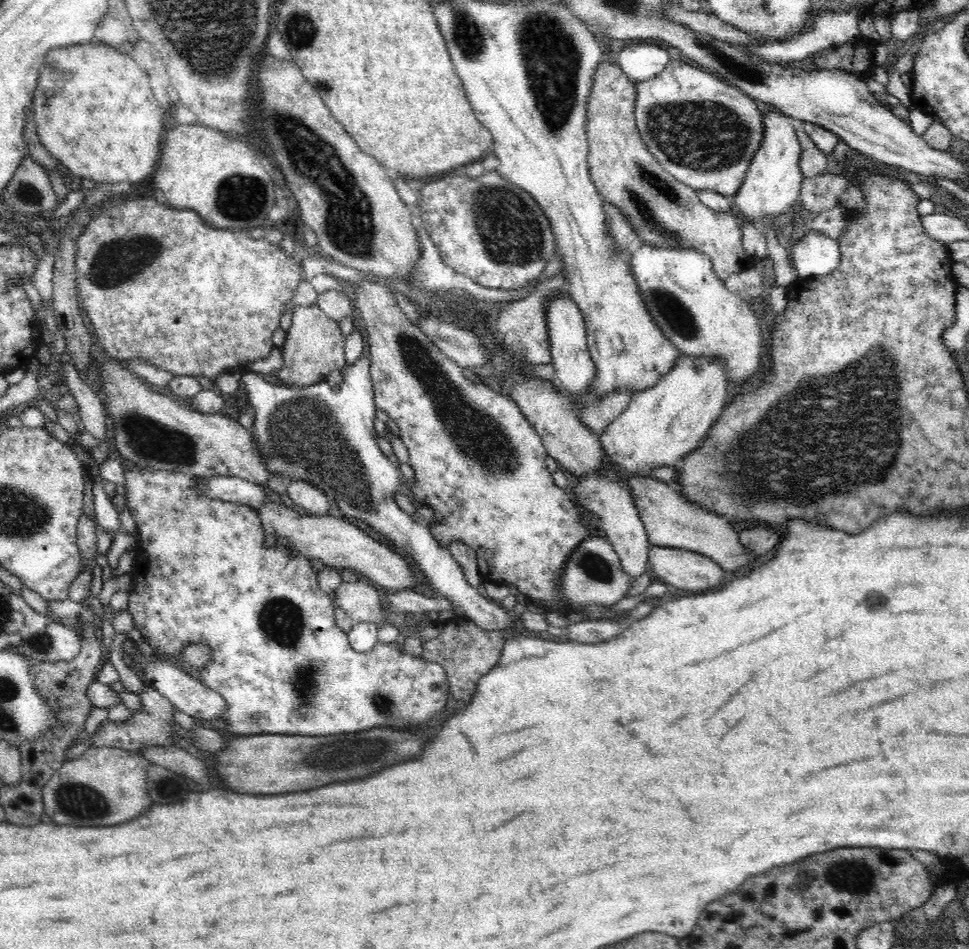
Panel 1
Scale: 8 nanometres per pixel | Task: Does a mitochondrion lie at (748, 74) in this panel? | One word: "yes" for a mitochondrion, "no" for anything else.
yes

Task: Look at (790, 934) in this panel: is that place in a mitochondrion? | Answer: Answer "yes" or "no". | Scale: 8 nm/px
no

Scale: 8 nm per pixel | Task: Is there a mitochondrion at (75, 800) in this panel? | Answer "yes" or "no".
yes

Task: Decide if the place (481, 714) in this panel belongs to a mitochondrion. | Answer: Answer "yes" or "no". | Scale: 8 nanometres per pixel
no

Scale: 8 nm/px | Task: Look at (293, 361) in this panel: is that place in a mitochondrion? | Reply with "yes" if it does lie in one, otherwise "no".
no

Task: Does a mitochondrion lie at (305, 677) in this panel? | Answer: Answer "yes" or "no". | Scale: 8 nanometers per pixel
yes

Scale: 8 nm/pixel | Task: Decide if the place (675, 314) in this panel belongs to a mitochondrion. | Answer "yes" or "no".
yes

